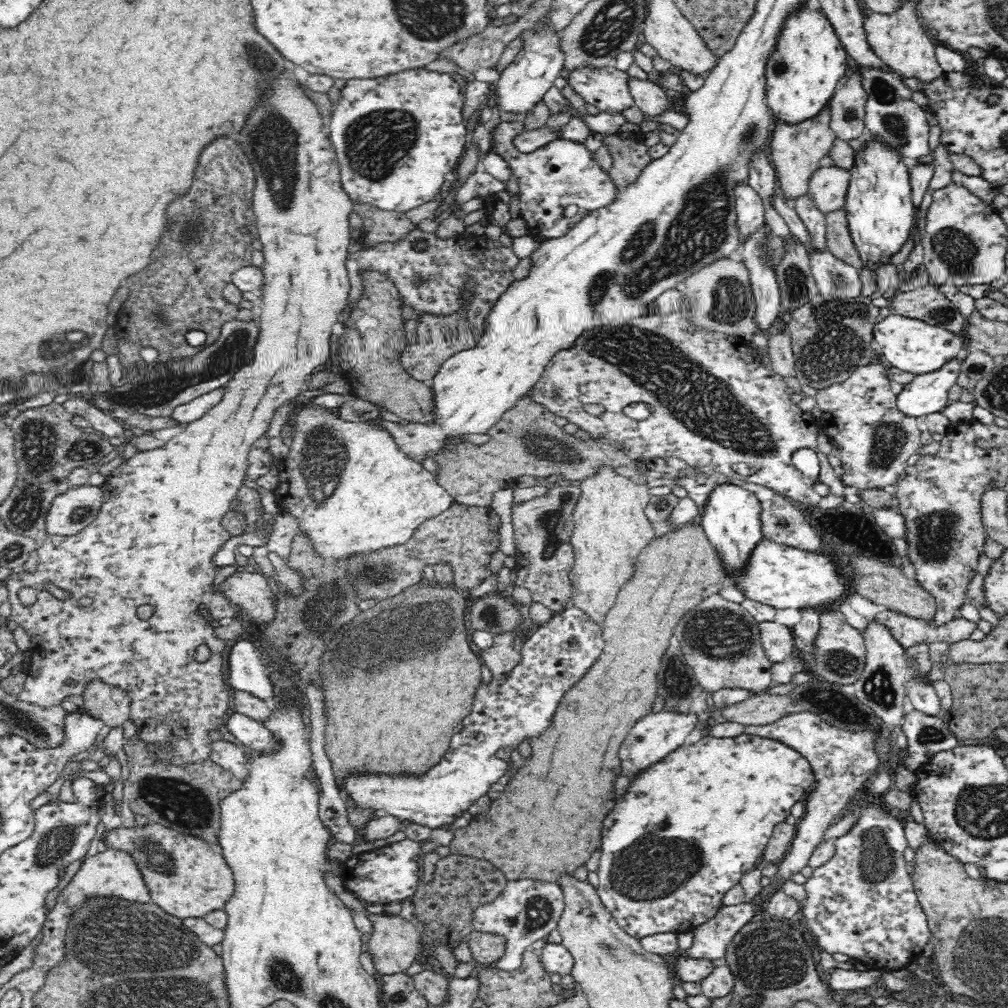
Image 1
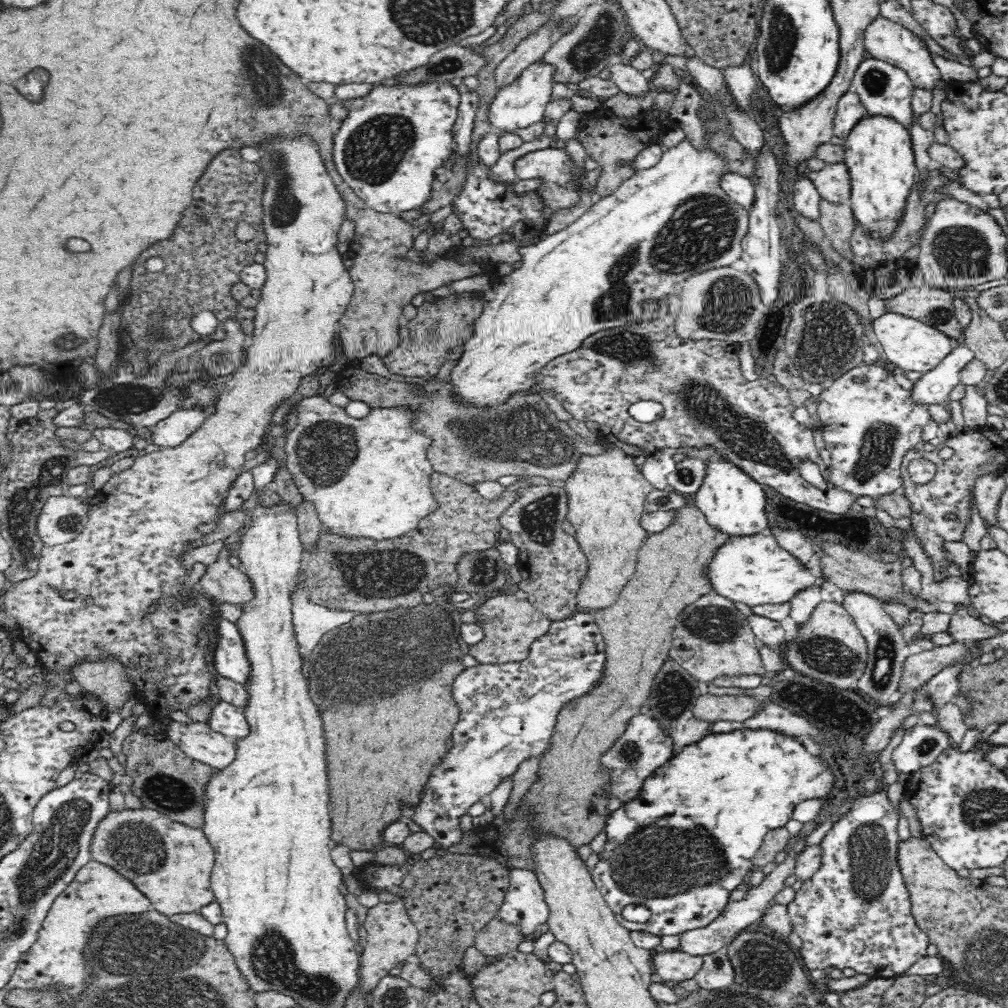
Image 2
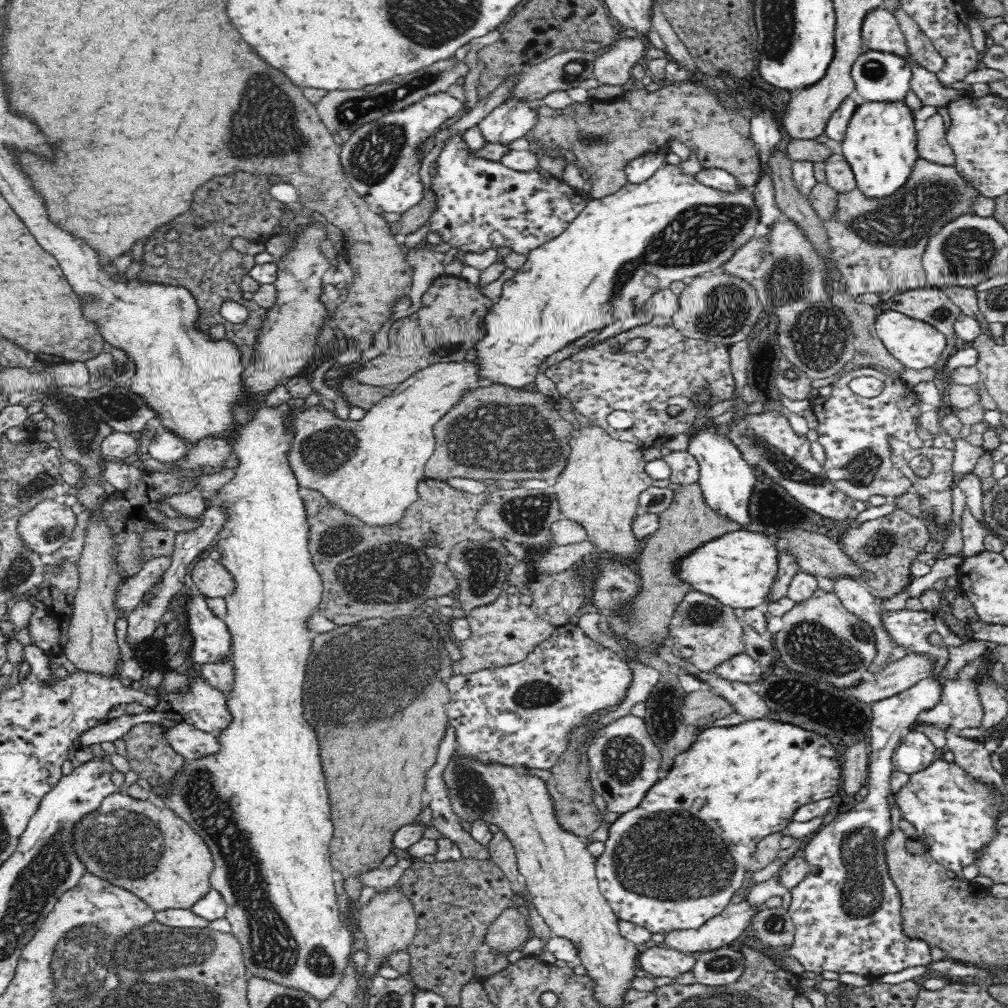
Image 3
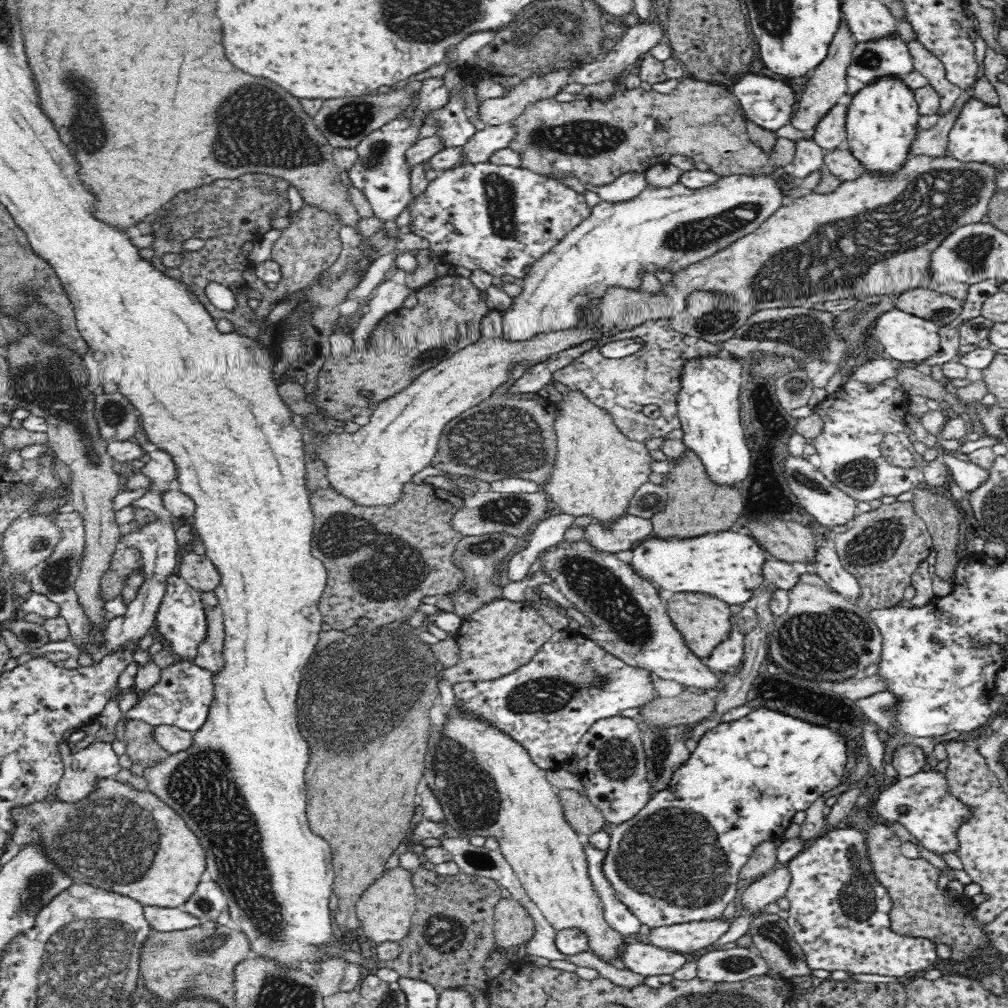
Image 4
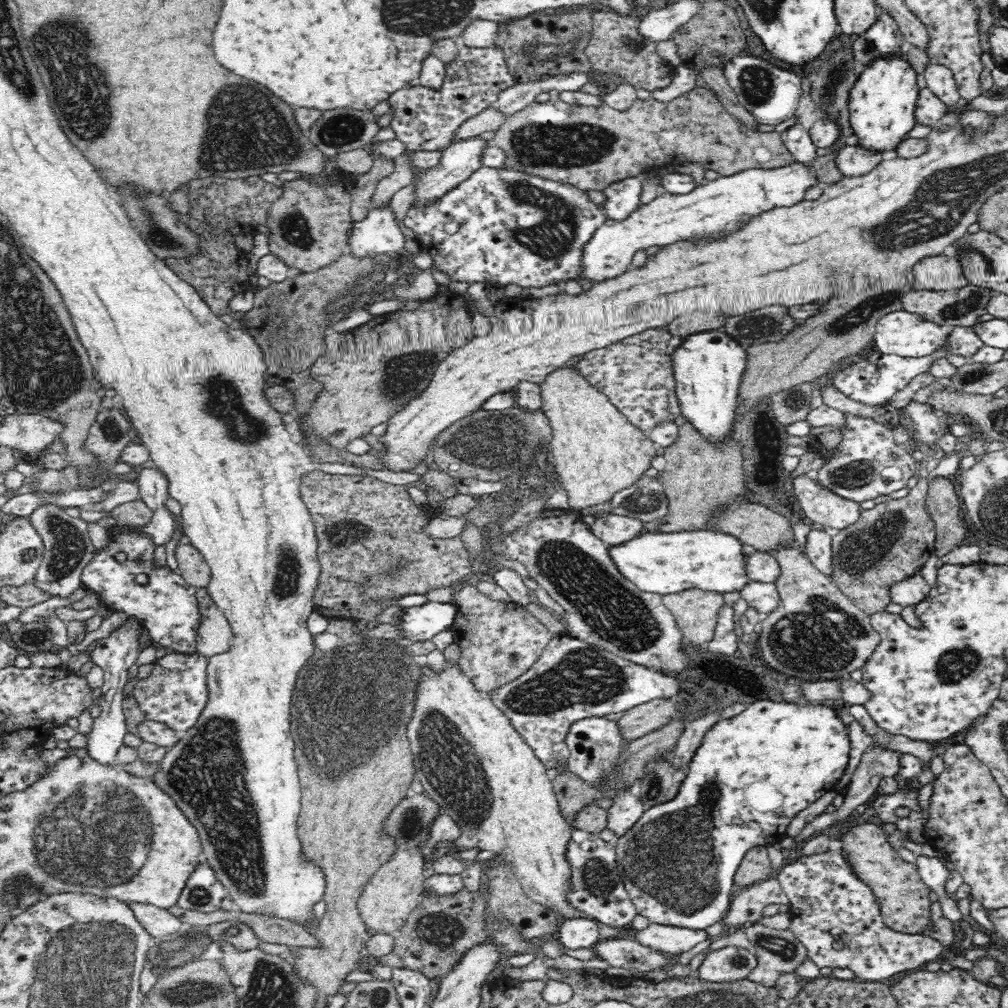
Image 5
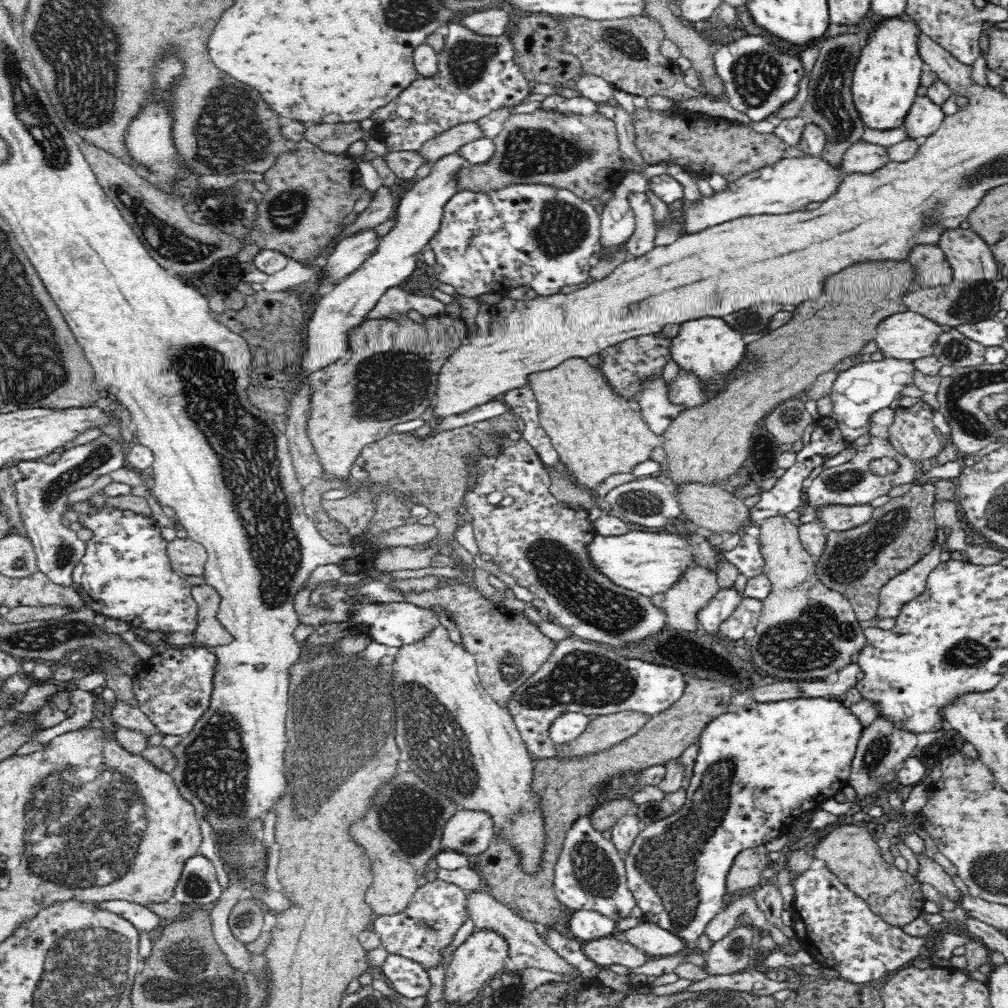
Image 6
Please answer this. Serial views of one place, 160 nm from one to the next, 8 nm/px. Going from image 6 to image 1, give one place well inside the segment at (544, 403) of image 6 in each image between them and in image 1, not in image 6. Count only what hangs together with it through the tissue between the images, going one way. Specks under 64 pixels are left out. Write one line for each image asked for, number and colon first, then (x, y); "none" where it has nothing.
1: (611, 529)
2: (606, 494)
3: (600, 489)
4: (598, 470)
5: (597, 453)

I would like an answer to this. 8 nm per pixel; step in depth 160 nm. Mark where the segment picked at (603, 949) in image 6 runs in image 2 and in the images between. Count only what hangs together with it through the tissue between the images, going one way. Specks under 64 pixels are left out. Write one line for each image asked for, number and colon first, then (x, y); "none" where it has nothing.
2: (675, 965)
3: (659, 960)
4: (645, 959)
5: (622, 954)

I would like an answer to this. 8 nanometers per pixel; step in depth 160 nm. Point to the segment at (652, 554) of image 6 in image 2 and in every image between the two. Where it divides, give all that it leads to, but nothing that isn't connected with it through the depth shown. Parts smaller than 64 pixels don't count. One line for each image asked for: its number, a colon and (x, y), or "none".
2: (756, 570)
3: (739, 569)
4: (728, 565)
5: (665, 563)

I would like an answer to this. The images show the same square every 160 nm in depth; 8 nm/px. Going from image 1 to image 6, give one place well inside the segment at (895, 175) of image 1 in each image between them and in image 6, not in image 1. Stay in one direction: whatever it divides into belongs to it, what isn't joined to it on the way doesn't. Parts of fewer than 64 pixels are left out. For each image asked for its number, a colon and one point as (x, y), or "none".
2: (878, 153)
3: (880, 145)
4: (882, 118)
5: (882, 103)
6: (885, 83)

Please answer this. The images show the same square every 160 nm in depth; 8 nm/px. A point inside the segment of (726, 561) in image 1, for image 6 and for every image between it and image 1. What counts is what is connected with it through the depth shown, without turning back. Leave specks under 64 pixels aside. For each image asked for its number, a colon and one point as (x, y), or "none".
2: (732, 503)
3: (726, 481)
4: (708, 407)
5: (708, 368)
6: (709, 349)

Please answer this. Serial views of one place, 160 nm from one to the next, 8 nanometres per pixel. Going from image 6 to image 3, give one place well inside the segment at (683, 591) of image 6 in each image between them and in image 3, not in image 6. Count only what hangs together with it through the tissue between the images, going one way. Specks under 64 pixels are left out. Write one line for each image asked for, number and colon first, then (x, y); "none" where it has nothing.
3: (711, 629)
4: (703, 621)
5: (696, 611)

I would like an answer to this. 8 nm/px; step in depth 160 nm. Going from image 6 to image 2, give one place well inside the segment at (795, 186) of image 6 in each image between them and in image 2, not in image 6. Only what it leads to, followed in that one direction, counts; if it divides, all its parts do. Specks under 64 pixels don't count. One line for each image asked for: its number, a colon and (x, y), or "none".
2: (666, 223)
3: (619, 251)
4: (669, 228)
5: (713, 211)

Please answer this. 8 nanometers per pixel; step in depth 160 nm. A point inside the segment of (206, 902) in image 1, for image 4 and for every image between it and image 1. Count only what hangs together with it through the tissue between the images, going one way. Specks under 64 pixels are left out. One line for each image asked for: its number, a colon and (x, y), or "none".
2: (171, 863)
3: (144, 847)
4: (119, 839)

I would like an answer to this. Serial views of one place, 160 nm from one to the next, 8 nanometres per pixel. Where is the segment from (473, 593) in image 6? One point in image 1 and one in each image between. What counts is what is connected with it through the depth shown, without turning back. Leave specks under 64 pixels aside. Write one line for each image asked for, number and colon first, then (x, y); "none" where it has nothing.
1: (502, 658)
2: (510, 625)
3: (505, 631)
4: (503, 635)
5: (498, 642)

